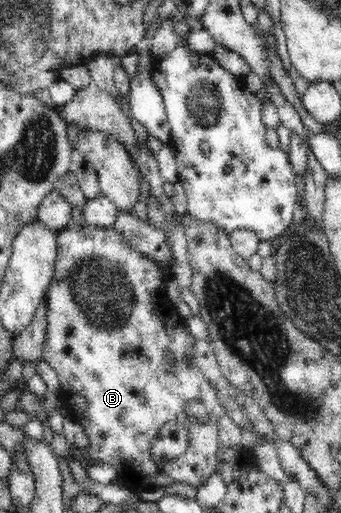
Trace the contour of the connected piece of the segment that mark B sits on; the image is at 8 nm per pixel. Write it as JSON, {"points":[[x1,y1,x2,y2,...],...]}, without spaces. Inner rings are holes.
{"points":[[85,222,83,225,70,225,68,227,62,228,57,233,57,246,58,253,54,276,52,282,50,283,48,291,45,293,45,304,46,304,46,337,42,346,43,358,51,365,51,367,56,371,57,376,61,384,61,390,58,393,58,399,63,404,63,407,67,409,70,414,69,417,80,423,86,431,86,436,90,438,90,447,86,449,77,449,75,445,70,445,67,453,67,460,69,456,73,455,75,457,74,461,80,462,82,467,93,466,96,462,102,463,106,462,110,464,117,473,117,479,124,487,128,487,136,493,144,490,150,490,154,488,159,488,162,486,172,485,173,483,188,483,196,488,202,487,208,478,216,472,216,465,218,465,218,423,220,419,225,415,226,409,224,404,220,404,220,398,216,394,216,388,210,380,206,379,206,375,202,374,200,367,194,361,195,349,194,343,196,343,196,338,188,332,188,326,186,326,184,320,178,315,174,304,167,301,165,296,165,269,162,266,156,266,156,262,152,262,152,259,148,260,148,257,140,252,134,250,128,242,118,233,113,227,108,227,108,229,103,229,102,227,91,227],[166,350,172,350,174,354,174,364,176,364,176,371,166,371,163,368,163,355],[191,357,192,363,186,364,186,359],[202,400,211,411,211,421,207,424,199,424,198,421,190,422,185,409,194,401],[170,422,175,422,176,424,185,427,186,432,189,433,189,444,187,445,186,451,176,459,164,460,158,462,158,460,153,459,153,454,151,451,152,441,157,437,158,431,162,429,166,424]]}

